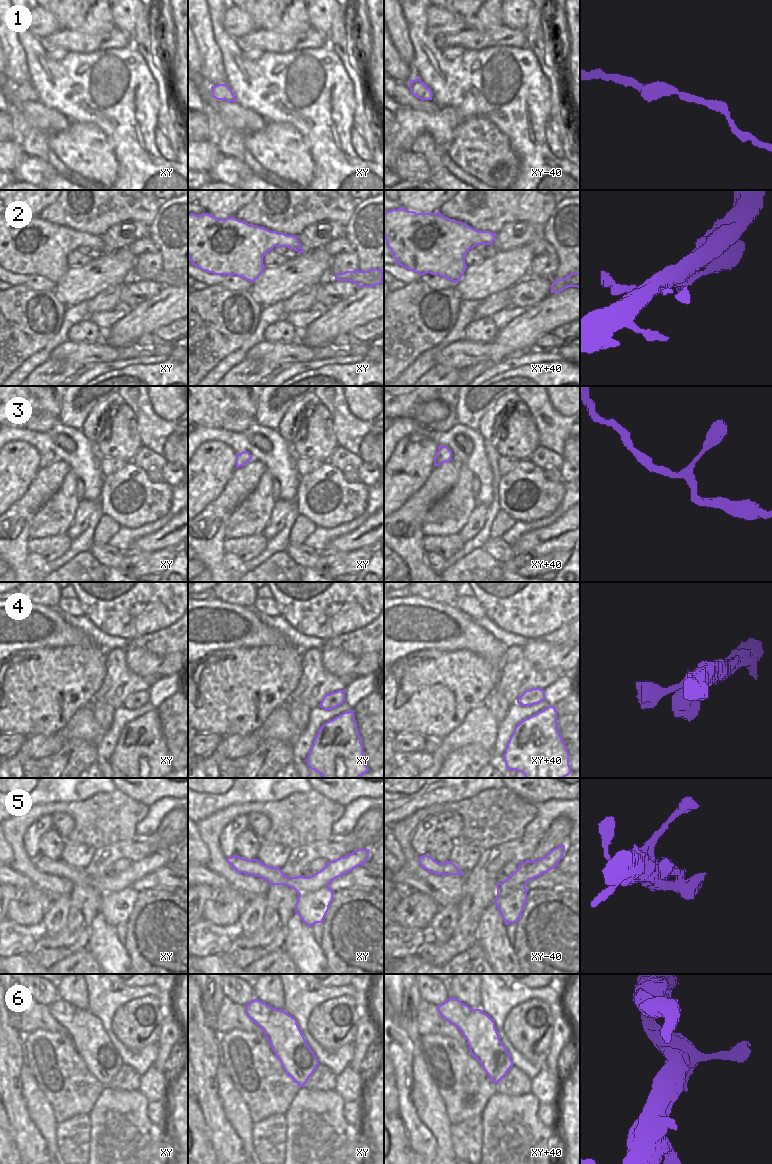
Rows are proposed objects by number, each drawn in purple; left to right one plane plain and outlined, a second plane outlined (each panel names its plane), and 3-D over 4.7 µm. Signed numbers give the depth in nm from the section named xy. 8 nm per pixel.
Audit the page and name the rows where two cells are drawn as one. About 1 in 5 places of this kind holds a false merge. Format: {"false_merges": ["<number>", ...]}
{"false_merges": []}

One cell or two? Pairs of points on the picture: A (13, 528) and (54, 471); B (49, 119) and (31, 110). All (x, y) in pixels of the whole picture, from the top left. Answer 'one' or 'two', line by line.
A: one
B: one

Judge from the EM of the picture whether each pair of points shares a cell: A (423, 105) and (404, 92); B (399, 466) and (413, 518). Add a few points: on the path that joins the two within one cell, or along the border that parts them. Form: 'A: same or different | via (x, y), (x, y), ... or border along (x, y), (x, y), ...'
A: same | via (418, 104), (409, 97)
B: different | border along (425, 481), (394, 512)

